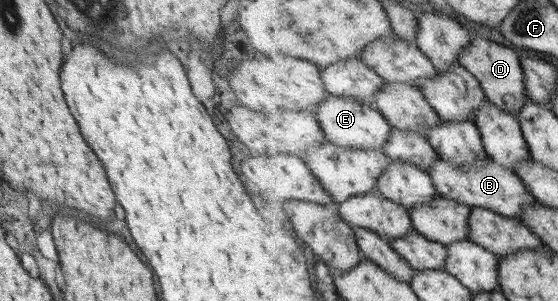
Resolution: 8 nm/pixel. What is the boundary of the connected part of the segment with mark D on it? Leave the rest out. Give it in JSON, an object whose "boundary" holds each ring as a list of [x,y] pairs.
{"boundary":[[[474,33],[472,43],[460,56],[460,62],[473,74],[478,75],[486,95],[492,102],[497,103],[503,110],[509,110],[511,114],[520,116],[531,98],[526,83],[526,70],[523,68],[521,56],[515,50]]]}

